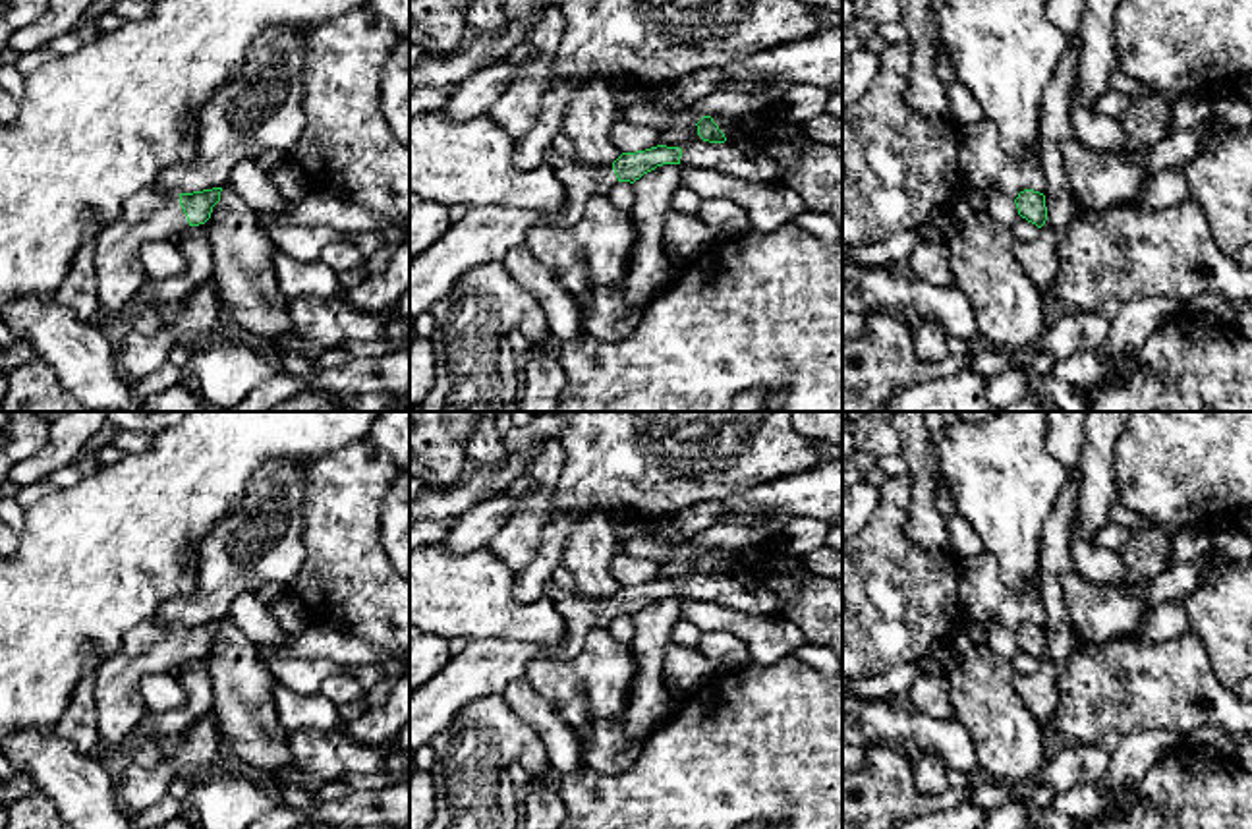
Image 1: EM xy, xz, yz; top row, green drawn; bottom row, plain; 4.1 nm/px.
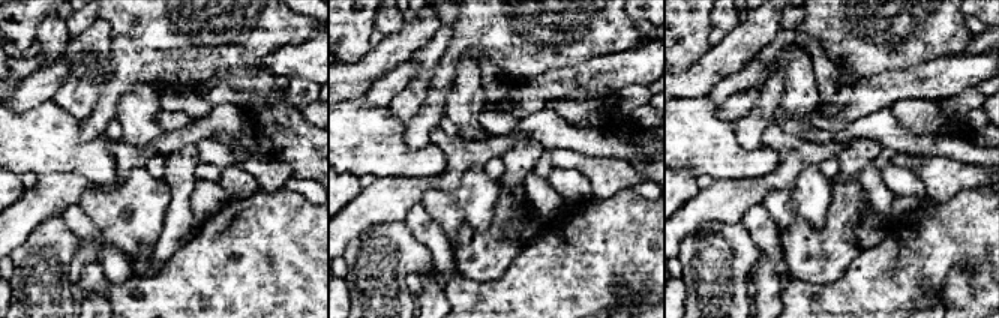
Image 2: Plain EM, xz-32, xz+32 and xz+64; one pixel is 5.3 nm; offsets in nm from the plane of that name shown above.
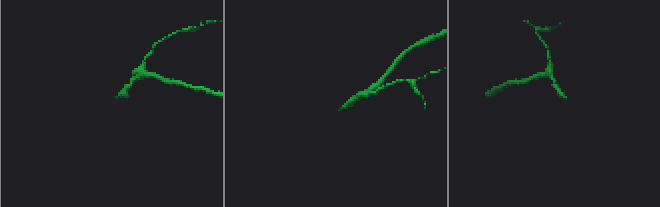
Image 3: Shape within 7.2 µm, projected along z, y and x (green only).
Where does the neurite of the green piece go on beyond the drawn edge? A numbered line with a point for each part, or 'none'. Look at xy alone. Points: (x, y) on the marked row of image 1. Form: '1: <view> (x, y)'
1: xy (149, 215)

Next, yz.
none

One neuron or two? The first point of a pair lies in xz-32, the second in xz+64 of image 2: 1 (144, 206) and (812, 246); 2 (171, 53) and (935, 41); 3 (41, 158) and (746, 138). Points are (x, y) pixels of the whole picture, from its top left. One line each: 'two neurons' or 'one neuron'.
1: two neurons
2: one neuron
3: two neurons

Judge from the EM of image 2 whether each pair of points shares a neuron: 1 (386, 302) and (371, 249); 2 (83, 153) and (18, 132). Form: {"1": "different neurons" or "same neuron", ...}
{"1": "same neuron", "2": "same neuron"}

